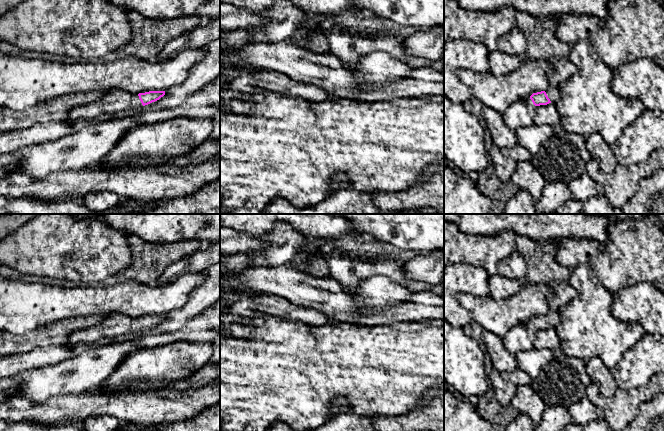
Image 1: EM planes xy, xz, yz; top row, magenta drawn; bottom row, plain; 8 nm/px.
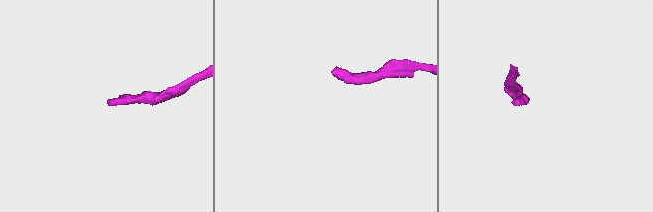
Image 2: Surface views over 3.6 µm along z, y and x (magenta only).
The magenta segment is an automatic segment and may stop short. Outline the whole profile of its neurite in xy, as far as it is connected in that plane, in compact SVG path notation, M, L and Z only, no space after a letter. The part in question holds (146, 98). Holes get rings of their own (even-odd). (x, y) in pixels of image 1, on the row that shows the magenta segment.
M112 90L104 93L100 98L90 104L73 107L69 111L69 121L85 119L93 121L104 114L119 114L134 111L142 106L159 100L165 91L149 91L132 94L124 90Z

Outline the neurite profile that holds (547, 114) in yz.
M549 103L547 105L536 106L534 124L550 125L552 127L561 124L561 118L559 117L556 105Z

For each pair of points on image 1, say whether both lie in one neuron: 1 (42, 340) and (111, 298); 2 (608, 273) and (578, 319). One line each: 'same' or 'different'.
1: different
2: different

